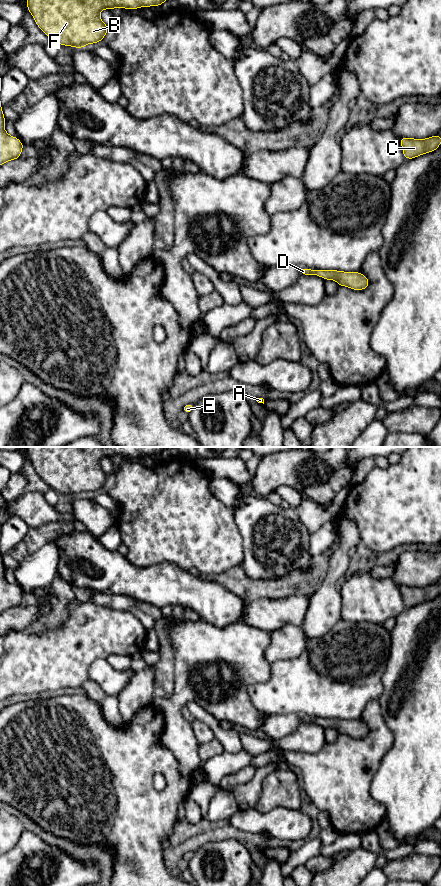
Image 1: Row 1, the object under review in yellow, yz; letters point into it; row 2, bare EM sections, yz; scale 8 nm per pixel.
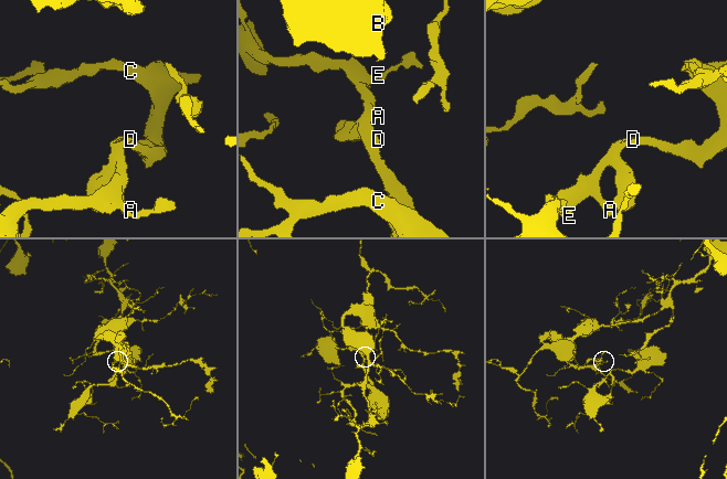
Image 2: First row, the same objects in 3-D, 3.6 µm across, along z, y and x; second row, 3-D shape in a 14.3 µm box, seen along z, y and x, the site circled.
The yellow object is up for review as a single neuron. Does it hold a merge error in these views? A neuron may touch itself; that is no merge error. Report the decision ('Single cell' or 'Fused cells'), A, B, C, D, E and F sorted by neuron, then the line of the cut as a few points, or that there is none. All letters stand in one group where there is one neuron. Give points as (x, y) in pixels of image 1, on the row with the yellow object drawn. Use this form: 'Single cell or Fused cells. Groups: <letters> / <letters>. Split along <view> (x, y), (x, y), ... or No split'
Single cell. Groups: A B C D E F. No split

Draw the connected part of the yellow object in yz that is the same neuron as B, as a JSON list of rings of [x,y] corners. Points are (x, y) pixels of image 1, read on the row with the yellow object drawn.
[[[27,0],[27,8],[37,26],[56,44],[83,48],[87,44],[100,42],[108,27],[103,23],[100,12],[103,9],[159,6],[166,0]]]

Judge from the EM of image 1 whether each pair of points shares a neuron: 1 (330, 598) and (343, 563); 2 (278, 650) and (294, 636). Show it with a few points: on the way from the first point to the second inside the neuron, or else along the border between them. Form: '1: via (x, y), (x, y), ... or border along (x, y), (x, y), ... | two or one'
1: via (330, 589), (330, 579), (335, 572) | one
2: via (282, 647), (290, 640) | one

